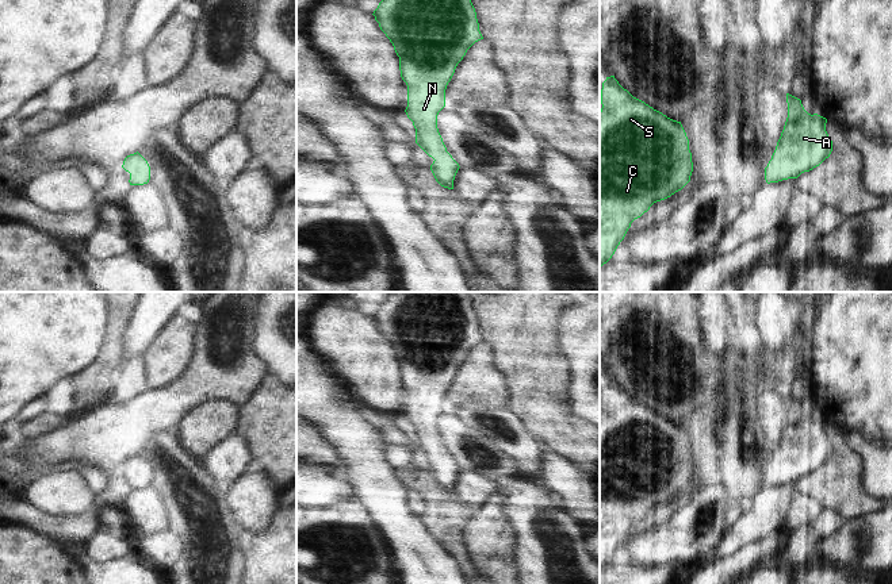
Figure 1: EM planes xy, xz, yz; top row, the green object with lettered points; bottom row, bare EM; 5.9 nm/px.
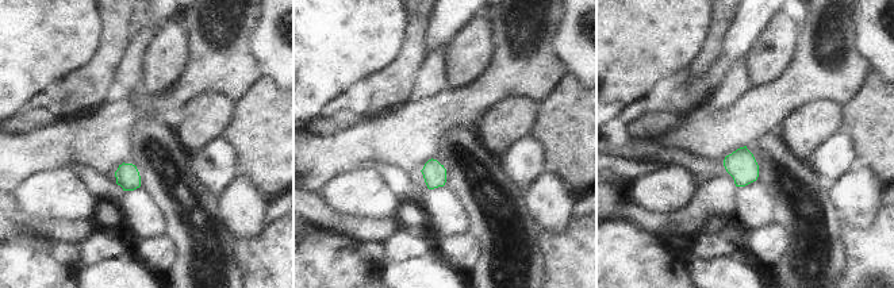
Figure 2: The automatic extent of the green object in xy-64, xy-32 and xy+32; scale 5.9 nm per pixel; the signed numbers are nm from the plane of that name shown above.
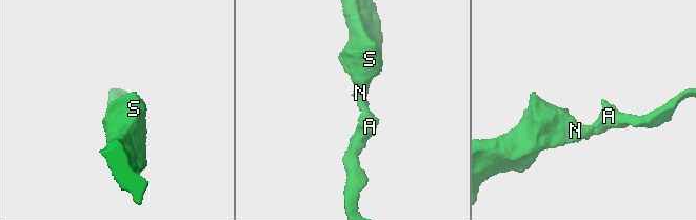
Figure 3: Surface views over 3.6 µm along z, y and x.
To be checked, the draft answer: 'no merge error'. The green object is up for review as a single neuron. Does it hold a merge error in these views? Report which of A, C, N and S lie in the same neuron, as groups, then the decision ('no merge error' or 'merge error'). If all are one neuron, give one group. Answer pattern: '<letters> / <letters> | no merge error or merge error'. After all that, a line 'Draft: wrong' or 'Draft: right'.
A C N S | no merge error
Draft: right

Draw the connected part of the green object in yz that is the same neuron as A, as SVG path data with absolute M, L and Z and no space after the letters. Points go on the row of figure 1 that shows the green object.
M786 93L788 118L776 150L765 168L767 184L797 178L819 166L832 151L827 119L808 114L801 100Z

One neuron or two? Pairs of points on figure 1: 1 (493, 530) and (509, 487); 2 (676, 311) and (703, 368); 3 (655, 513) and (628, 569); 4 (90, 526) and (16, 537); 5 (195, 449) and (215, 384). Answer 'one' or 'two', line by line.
1: two
2: one
3: two
4: two
5: two

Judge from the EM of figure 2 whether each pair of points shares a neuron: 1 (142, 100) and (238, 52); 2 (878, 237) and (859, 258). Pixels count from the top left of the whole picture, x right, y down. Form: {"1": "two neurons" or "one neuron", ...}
{"1": "one neuron", "2": "one neuron"}

